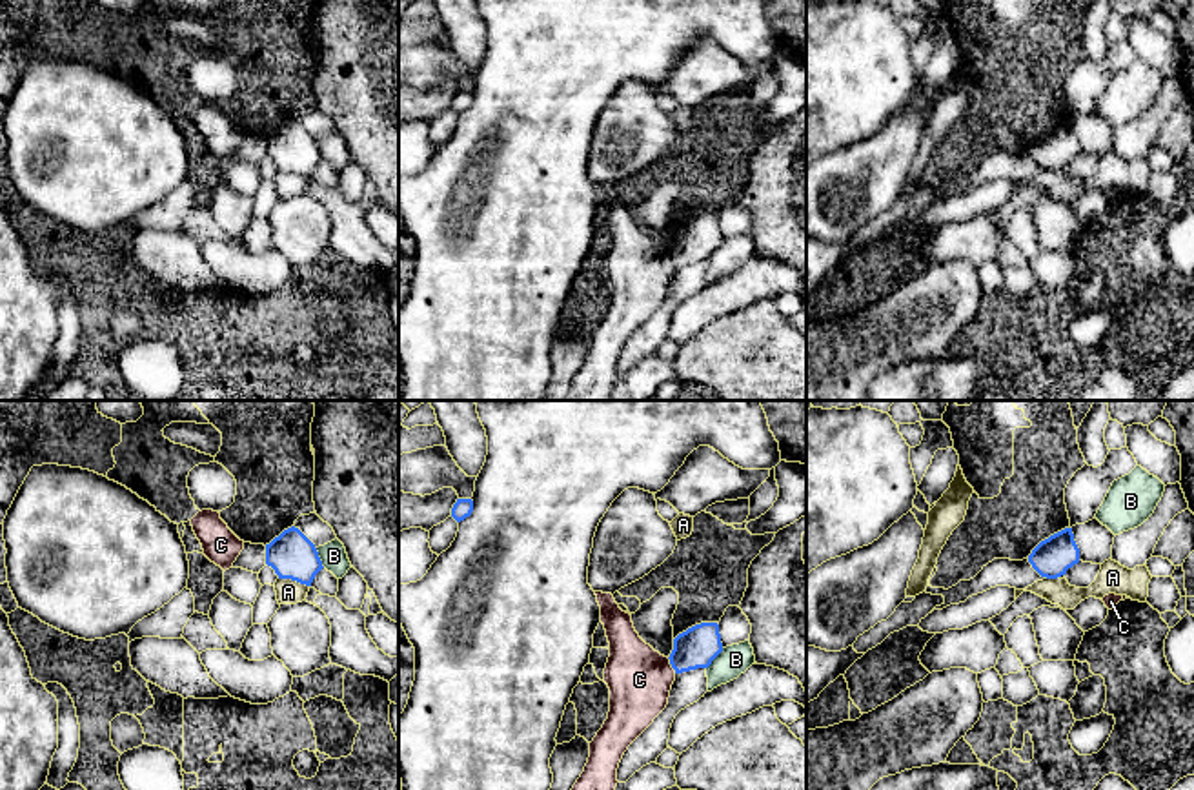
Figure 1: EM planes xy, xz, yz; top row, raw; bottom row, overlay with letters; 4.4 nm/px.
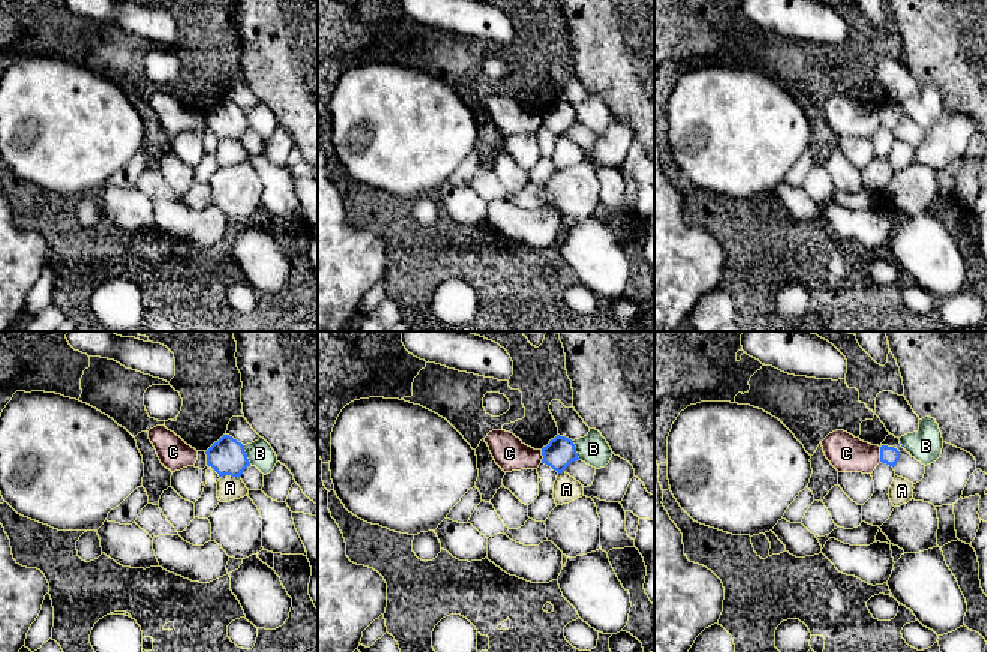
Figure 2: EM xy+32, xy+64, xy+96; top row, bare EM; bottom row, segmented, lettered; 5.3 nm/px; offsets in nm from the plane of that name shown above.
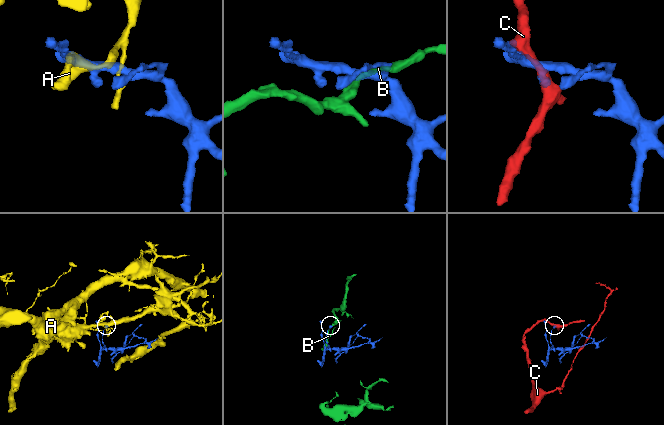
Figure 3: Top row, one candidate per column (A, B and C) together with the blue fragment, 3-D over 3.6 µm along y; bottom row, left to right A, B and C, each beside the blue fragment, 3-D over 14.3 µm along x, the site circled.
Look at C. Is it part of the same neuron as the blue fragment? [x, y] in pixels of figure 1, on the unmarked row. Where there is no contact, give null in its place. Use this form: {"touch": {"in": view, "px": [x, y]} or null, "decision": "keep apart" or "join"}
{"touch": {"in": "xz", "px": [670, 255]}, "decision": "keep apart"}

